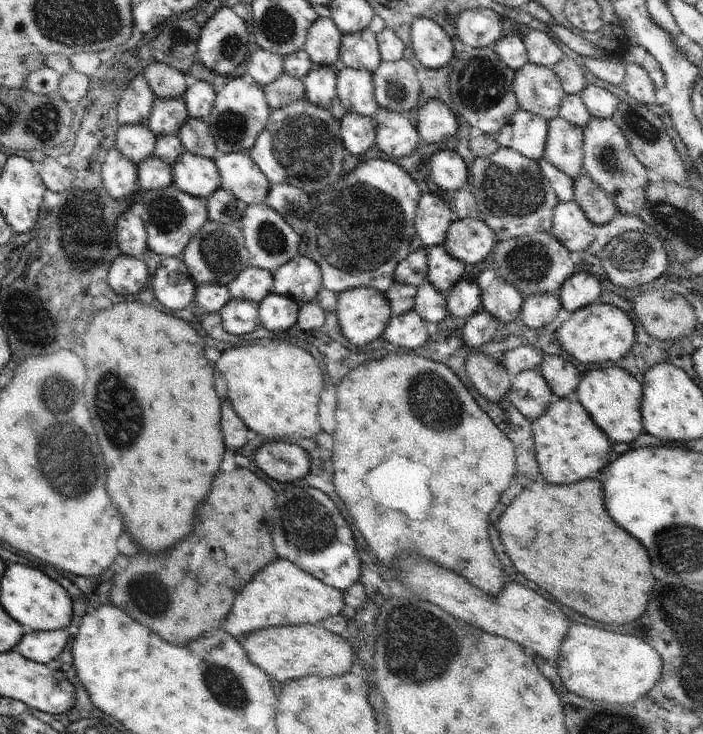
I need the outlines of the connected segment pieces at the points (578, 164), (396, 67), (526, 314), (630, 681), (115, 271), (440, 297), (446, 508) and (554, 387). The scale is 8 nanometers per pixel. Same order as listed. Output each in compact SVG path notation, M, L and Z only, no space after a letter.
M554 117L549 120L543 157L566 176L574 179L583 166L583 138L582 127Z
M404 57L392 62L382 61L373 72L375 99L380 108L404 114L414 108L421 90L421 82L416 77L416 73L414 66Z
M540 294L540 296L530 296L525 298L518 320L528 328L543 329L550 324L558 314L561 302L558 294Z
M572 622L559 648L558 660L558 672L570 692L620 706L634 704L662 678L662 660L654 648L619 630L602 629L598 622L596 628Z
M121 253L110 266L107 280L110 288L118 295L138 294L142 292L146 282L151 279L148 266L144 260L136 256Z
M426 280L419 287L415 296L413 309L422 316L422 320L426 320L432 328L442 322L444 318L449 317L447 307L447 296L438 292L437 288Z
M391 349L390 353L379 359L378 362L362 364L360 368L352 370L338 388L338 406L336 406L336 432L334 432L334 486L338 496L344 500L350 516L354 518L356 528L360 530L362 538L366 540L368 548L376 554L378 562L386 568L394 564L394 560L402 554L420 554L426 560L434 560L434 564L444 566L446 570L454 570L476 588L482 588L489 594L500 594L501 588L509 580L498 562L496 554L492 552L490 538L488 538L488 516L490 510L498 504L500 494L510 486L514 478L514 443L490 420L490 417L472 398L471 392L464 383L444 363L432 362L434 359L422 358L415 352L399 351Z
M560 354L544 356L538 368L555 398L572 397L582 373L569 358Z

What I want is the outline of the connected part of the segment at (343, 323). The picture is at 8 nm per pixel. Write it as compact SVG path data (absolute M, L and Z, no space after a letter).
M364 286L340 293L337 314L342 336L353 346L366 346L380 338L394 317L385 293Z

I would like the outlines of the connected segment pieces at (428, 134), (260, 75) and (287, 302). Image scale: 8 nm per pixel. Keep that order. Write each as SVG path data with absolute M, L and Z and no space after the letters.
M430 98L422 108L418 108L417 114L417 131L426 143L444 143L456 136L460 126L456 120L456 113L442 100Z
M259 47L249 52L246 66L246 77L249 80L264 87L278 80L282 72L284 72L283 57L280 54Z
M272 292L259 303L259 322L272 332L292 332L301 305L294 298Z

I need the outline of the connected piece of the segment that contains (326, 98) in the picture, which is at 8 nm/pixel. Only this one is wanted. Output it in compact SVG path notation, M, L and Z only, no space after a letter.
M313 64L310 72L304 77L305 98L316 106L322 106L329 110L332 100L336 98L336 80L338 71L343 67L338 66L318 66Z

